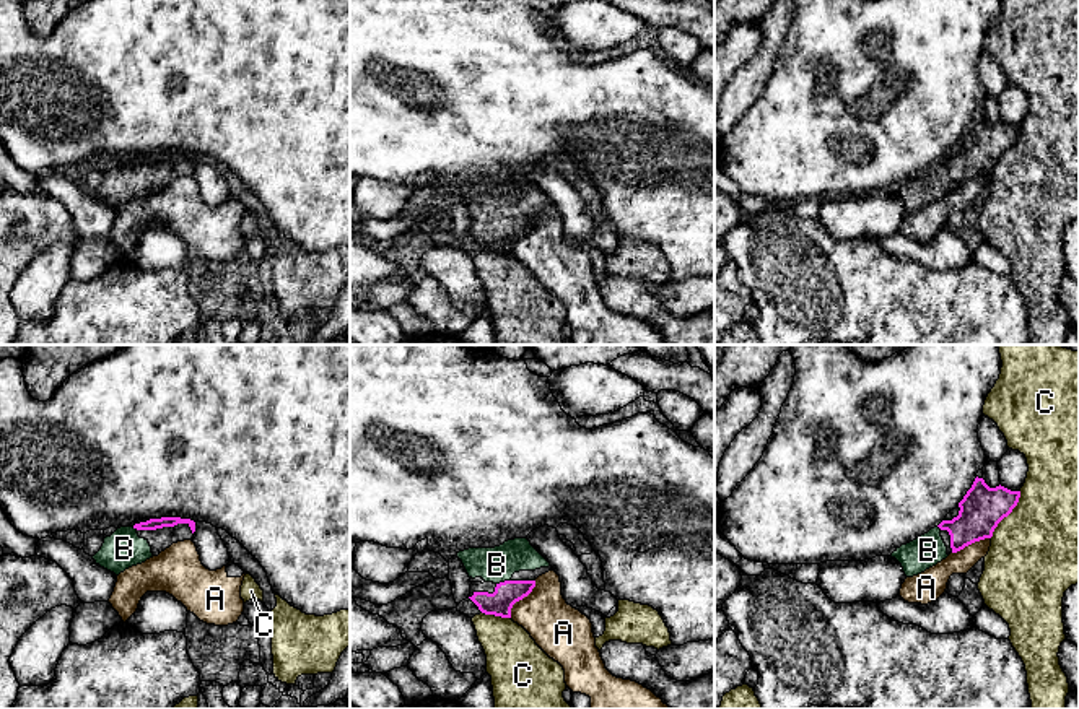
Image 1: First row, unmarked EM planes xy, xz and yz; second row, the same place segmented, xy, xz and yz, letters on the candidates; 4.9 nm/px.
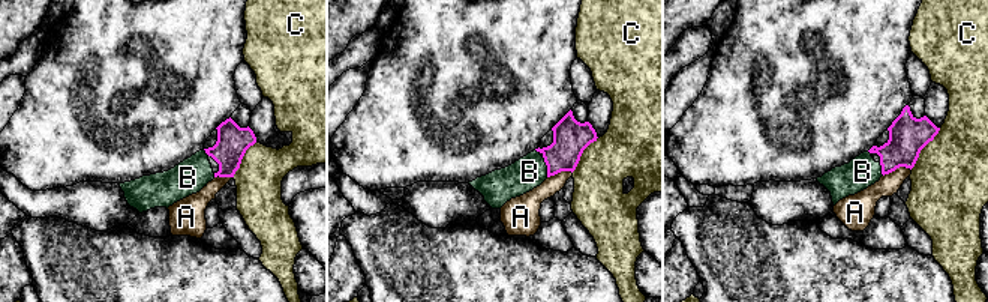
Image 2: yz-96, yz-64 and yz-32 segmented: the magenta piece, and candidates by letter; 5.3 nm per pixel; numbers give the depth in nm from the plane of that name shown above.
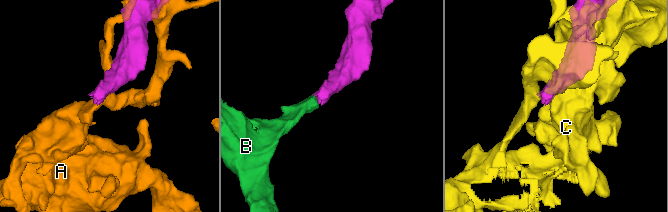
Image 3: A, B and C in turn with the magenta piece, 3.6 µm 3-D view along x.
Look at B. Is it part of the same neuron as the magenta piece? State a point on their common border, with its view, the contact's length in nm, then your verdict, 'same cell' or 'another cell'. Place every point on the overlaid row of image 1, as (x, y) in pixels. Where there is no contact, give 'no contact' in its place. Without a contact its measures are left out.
xz (505, 581) | 80 nm | same cell

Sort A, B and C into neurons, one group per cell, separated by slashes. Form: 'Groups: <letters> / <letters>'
Groups: A / B / C

